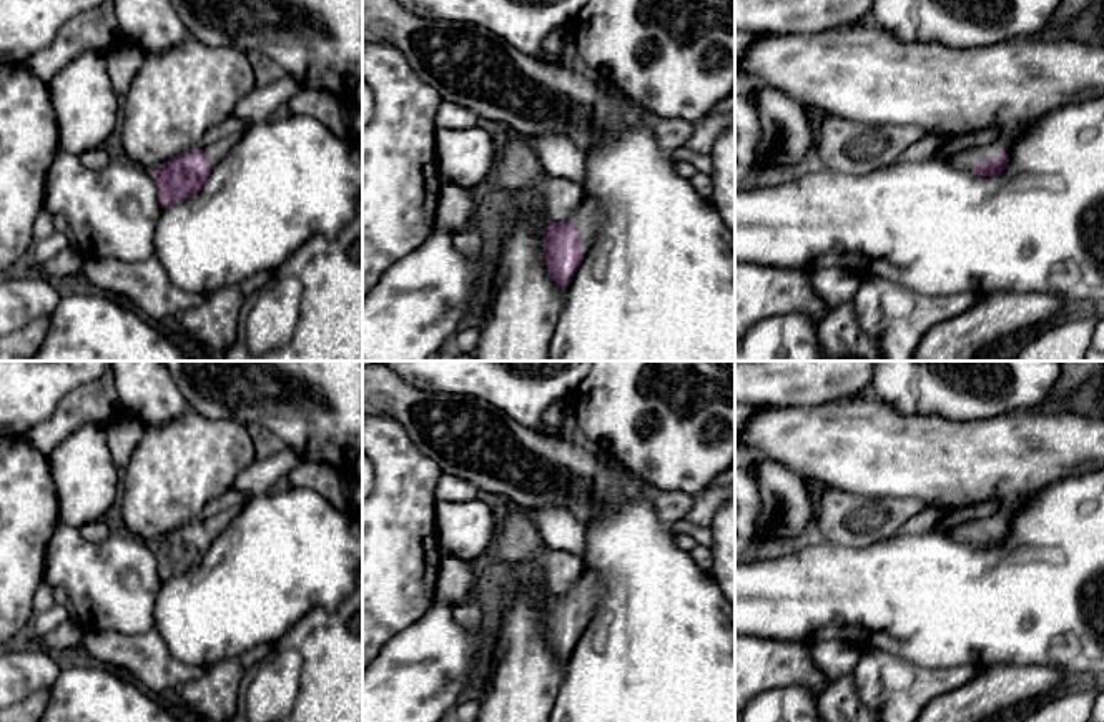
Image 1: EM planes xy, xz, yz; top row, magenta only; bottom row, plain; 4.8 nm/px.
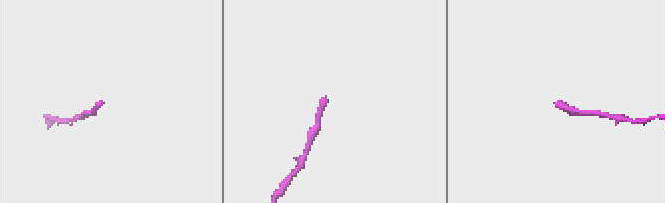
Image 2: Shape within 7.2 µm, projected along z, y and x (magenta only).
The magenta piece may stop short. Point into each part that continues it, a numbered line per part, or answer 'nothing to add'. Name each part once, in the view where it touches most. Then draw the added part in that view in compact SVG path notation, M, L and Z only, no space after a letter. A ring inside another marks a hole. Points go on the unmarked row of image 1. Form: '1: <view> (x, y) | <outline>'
1: yz (965, 531) | M984 517L961 522L953 527L951 536L958 541L971 541L978 534L993 532L1001 517Z

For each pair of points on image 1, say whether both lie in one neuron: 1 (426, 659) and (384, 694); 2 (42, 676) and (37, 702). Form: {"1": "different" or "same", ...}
{"1": "same", "2": "different"}

